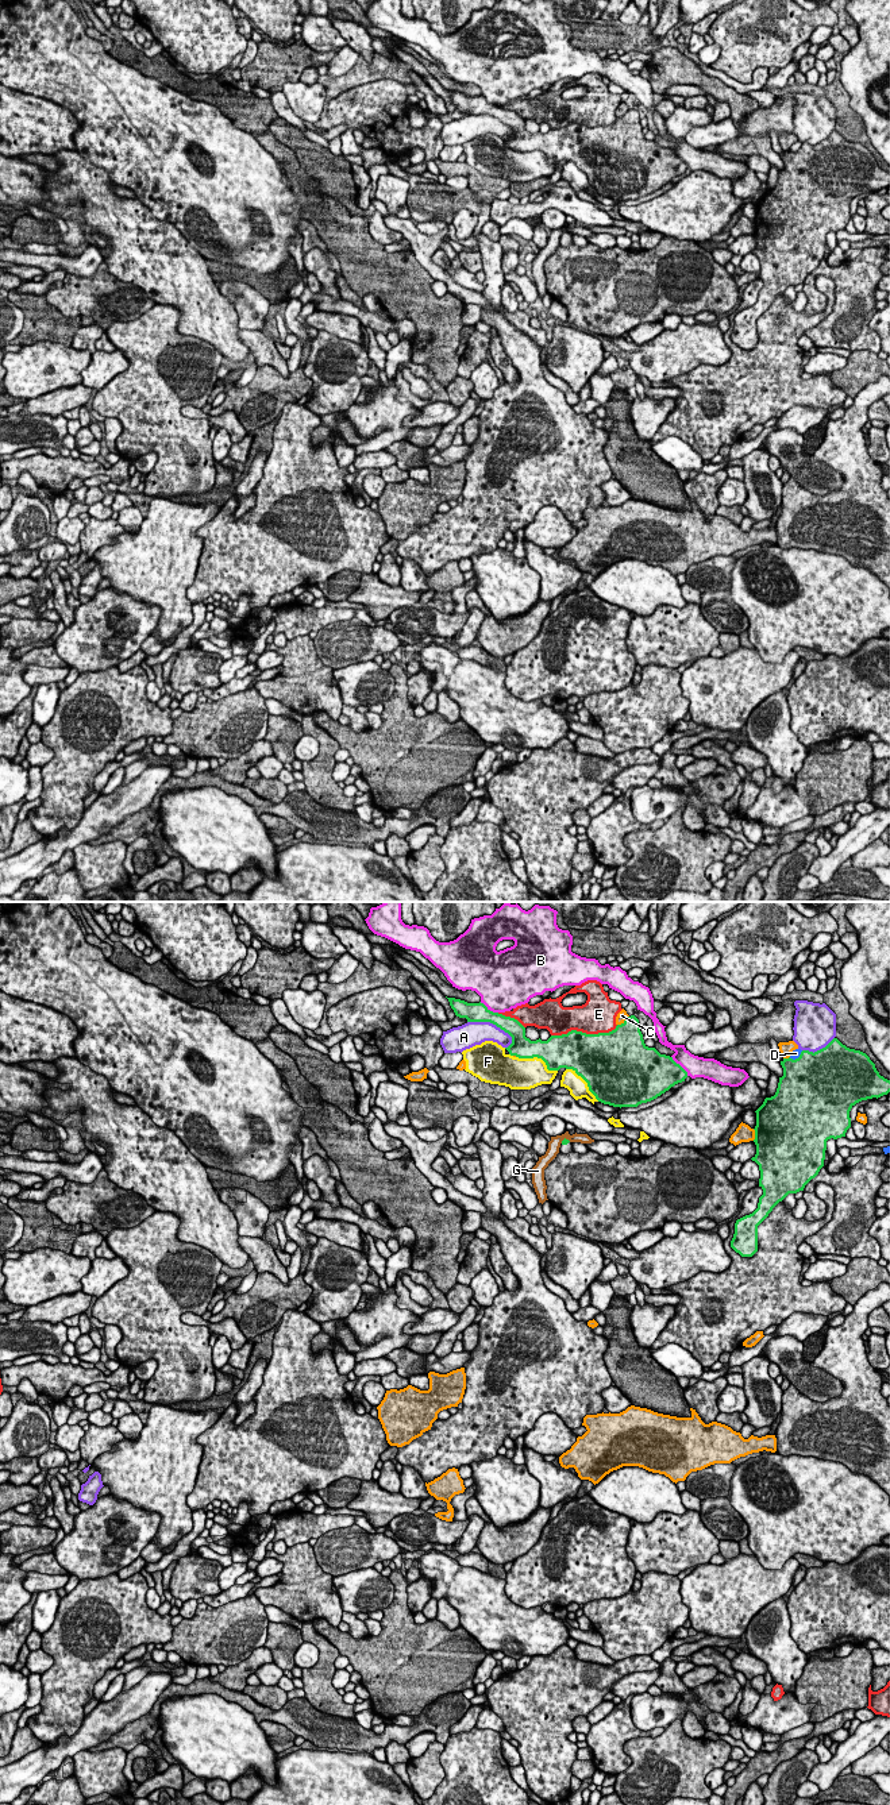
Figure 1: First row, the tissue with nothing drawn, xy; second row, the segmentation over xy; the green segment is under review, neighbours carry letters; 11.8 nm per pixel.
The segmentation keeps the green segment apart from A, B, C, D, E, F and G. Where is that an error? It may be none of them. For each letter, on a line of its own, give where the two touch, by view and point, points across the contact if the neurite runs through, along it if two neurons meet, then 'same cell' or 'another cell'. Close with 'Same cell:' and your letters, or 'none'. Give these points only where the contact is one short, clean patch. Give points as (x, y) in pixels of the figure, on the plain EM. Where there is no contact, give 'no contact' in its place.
A: xy (492, 115) | another cell
B: xy (679, 158) | another cell
C: xy (624, 114) | another cell
D: xy (796, 151) | another cell
E: xy (584, 126) | another cell
F: xy (538, 150) | another cell
G: xy (565, 231) | along xy (570, 234), (565, 231), (561, 235) | another cell
Same cell: none

